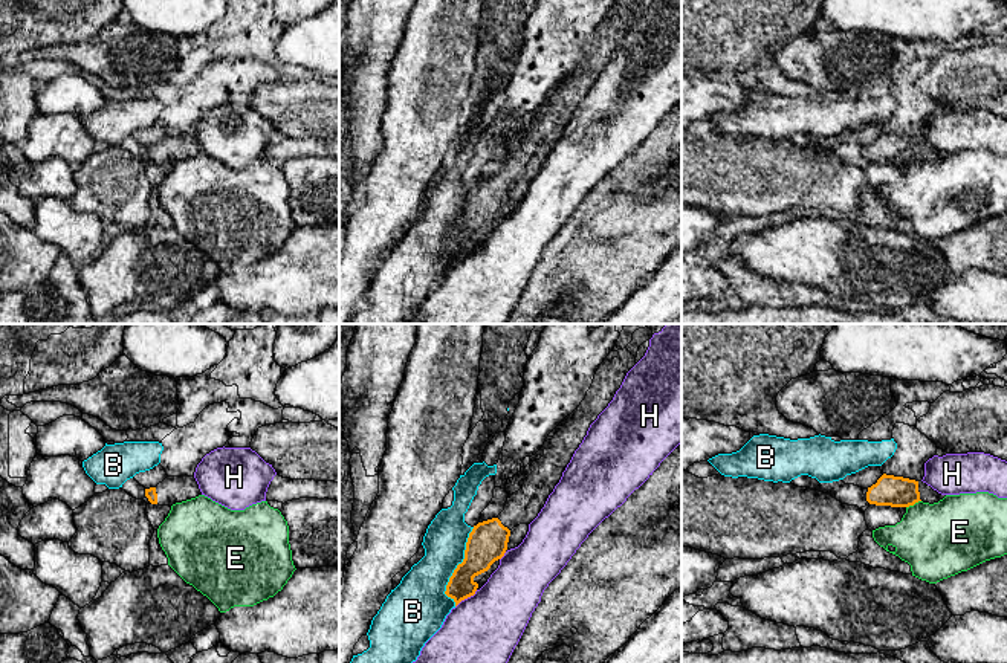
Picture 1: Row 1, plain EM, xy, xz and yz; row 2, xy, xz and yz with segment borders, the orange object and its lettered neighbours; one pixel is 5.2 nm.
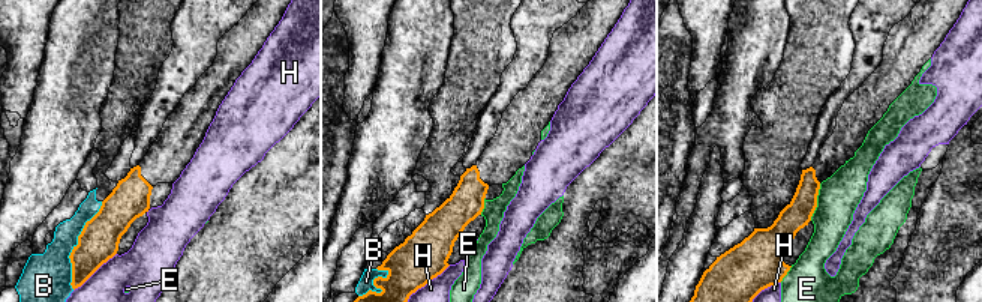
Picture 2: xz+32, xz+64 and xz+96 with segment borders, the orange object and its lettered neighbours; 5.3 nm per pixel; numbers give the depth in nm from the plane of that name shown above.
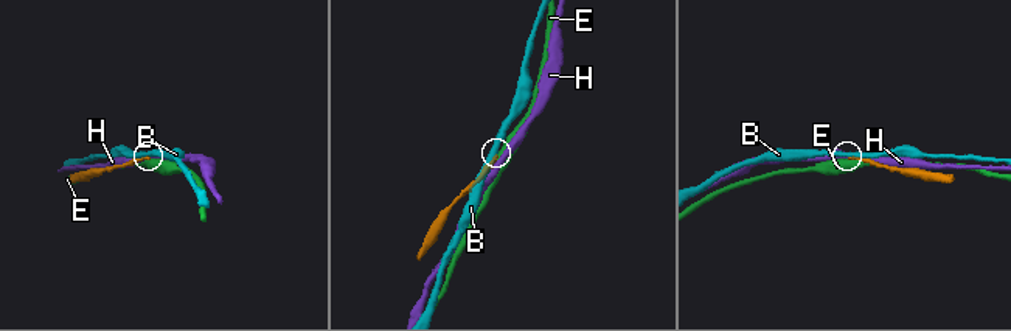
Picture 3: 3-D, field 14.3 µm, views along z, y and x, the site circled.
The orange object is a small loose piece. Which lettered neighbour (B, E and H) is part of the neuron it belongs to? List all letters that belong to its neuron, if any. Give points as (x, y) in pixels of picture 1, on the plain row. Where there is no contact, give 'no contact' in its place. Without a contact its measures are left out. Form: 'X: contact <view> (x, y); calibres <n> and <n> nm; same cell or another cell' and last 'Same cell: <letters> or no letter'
B: contact xz (457, 225); calibres 200 and 260 nm; another cell
E: contact yz (913, 162); calibres 160 and 400 nm; another cell
H: contact xz (466, 255); calibres 170 and 400 nm; another cell
Same cell: no letter

